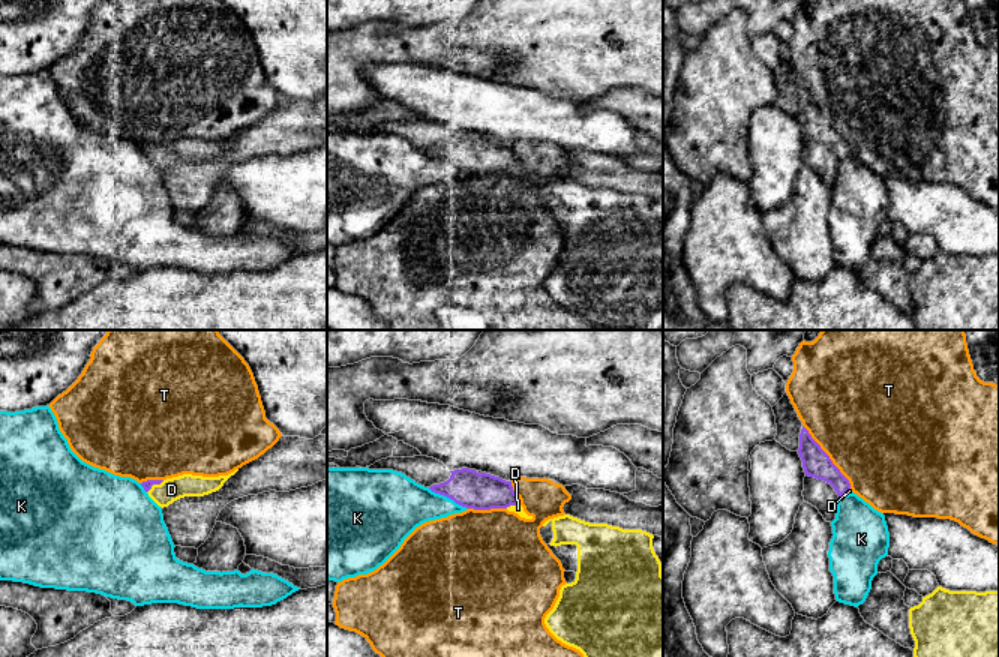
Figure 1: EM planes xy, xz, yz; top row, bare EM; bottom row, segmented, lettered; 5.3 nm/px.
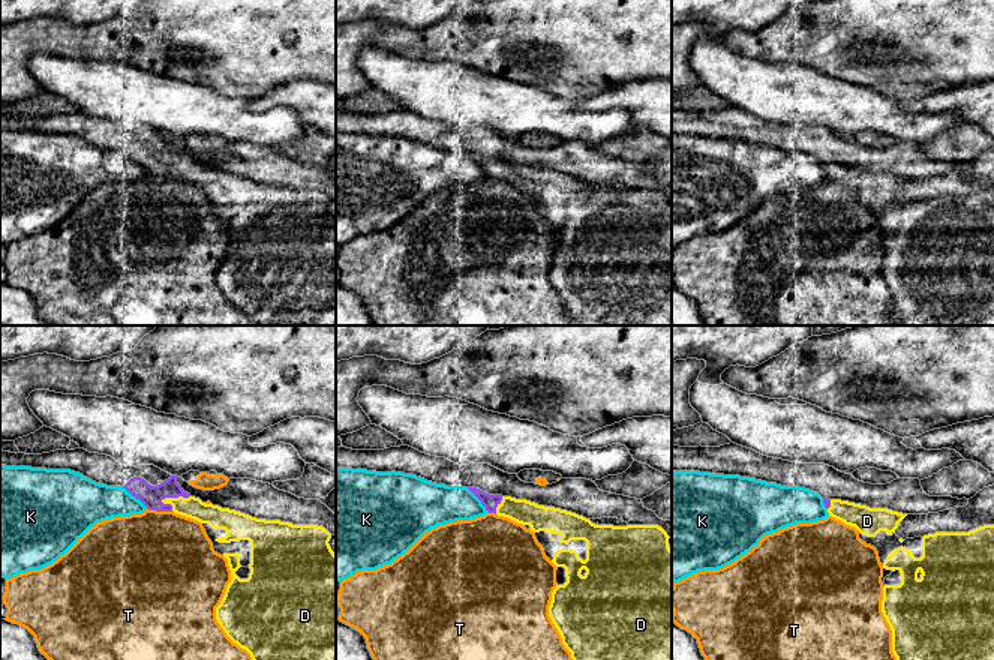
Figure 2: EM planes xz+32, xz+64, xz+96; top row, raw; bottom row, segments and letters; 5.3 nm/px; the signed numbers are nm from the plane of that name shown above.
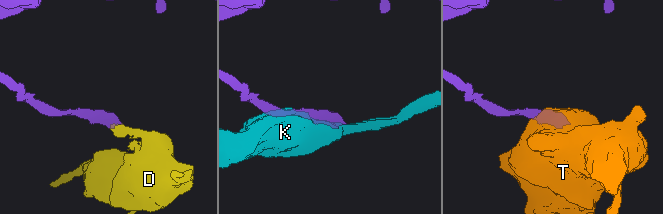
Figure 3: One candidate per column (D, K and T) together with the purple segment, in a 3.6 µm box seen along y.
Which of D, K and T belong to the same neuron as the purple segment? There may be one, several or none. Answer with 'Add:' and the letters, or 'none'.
Add: D

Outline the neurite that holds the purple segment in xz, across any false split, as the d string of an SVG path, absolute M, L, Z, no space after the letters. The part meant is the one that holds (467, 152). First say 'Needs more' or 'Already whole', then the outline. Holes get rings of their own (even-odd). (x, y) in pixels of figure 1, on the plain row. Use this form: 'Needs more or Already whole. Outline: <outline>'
Needs more. Outline: M454 134L447 146L434 148L429 153L435 158L453 164L456 168L474 172L507 172L520 182L532 183L524 176L519 160L514 158L512 146L476 134Z

